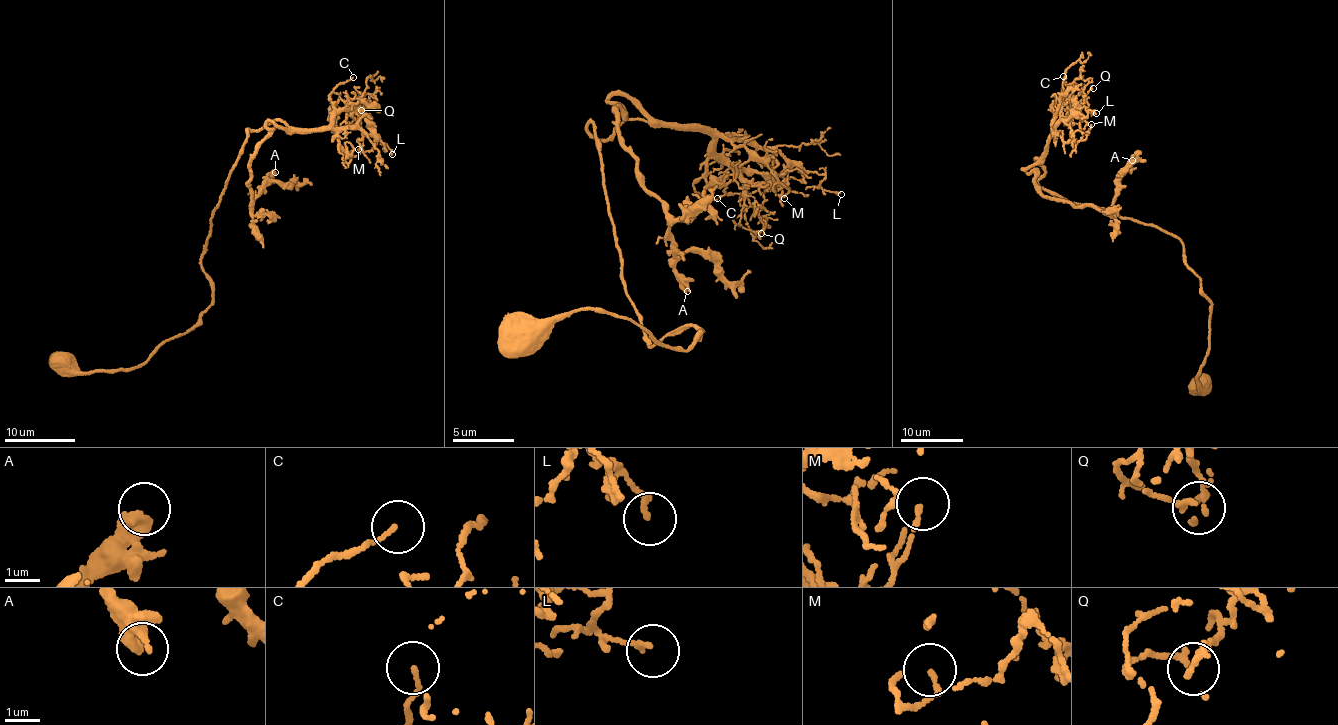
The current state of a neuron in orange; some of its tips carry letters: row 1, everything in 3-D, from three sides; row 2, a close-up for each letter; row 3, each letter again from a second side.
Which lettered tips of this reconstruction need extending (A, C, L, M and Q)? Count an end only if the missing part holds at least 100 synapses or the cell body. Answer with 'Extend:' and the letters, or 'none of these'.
Extend: none of these

